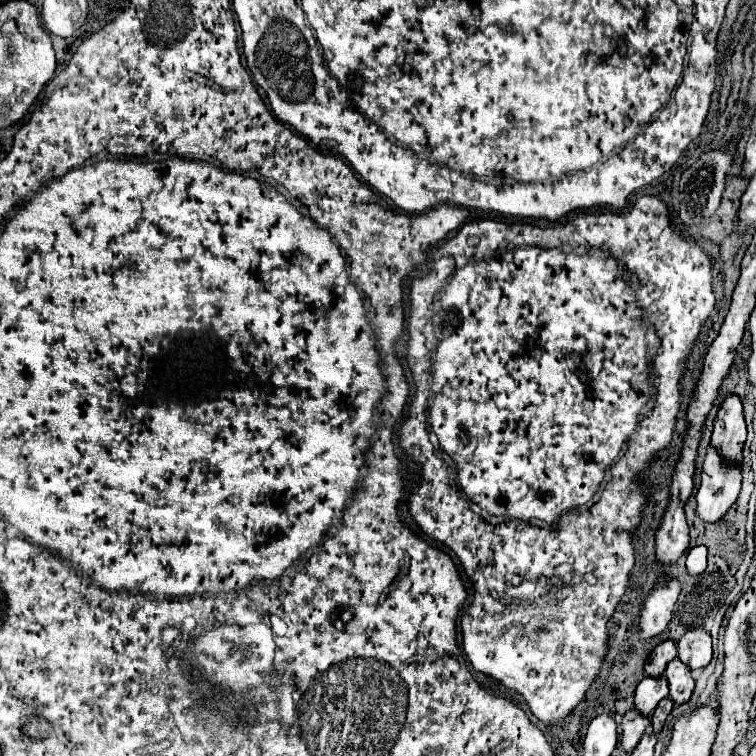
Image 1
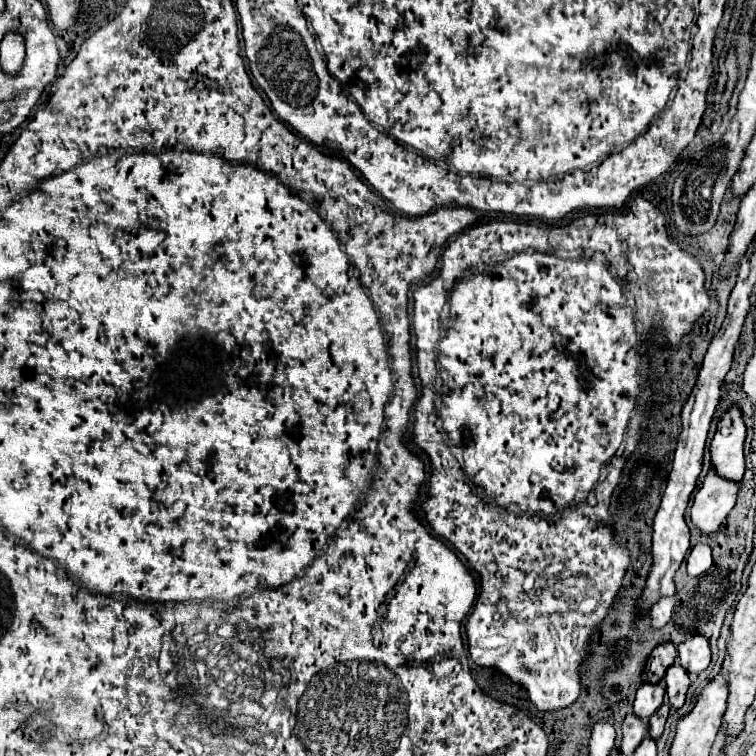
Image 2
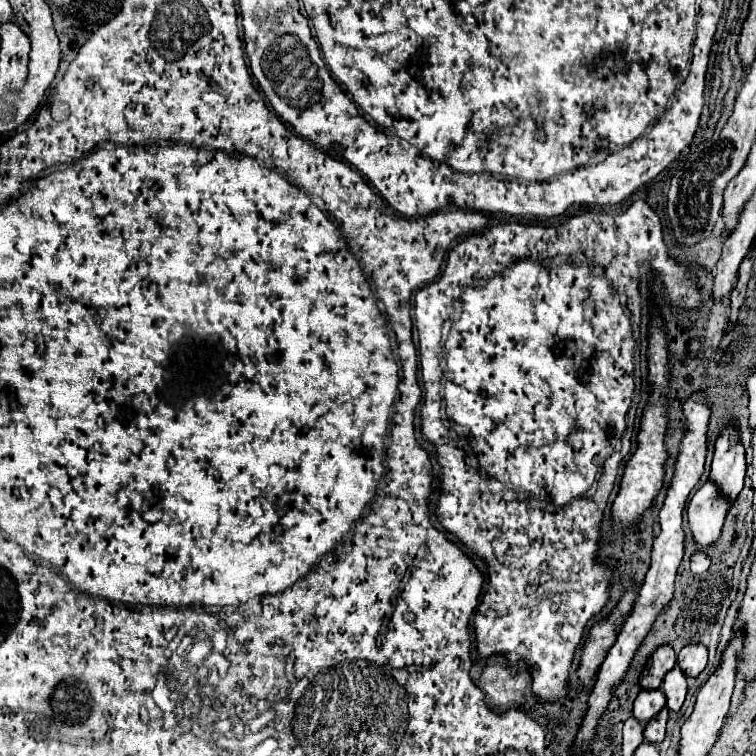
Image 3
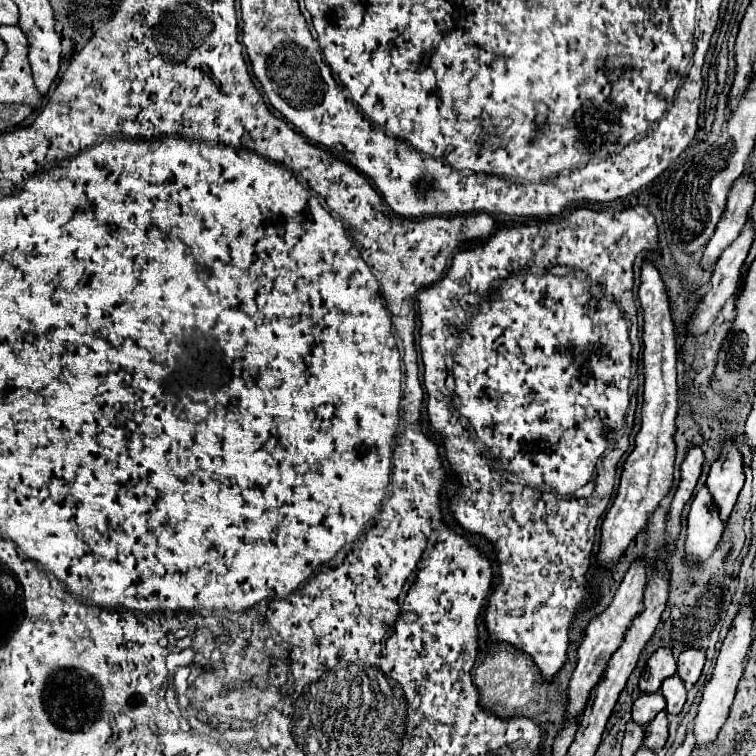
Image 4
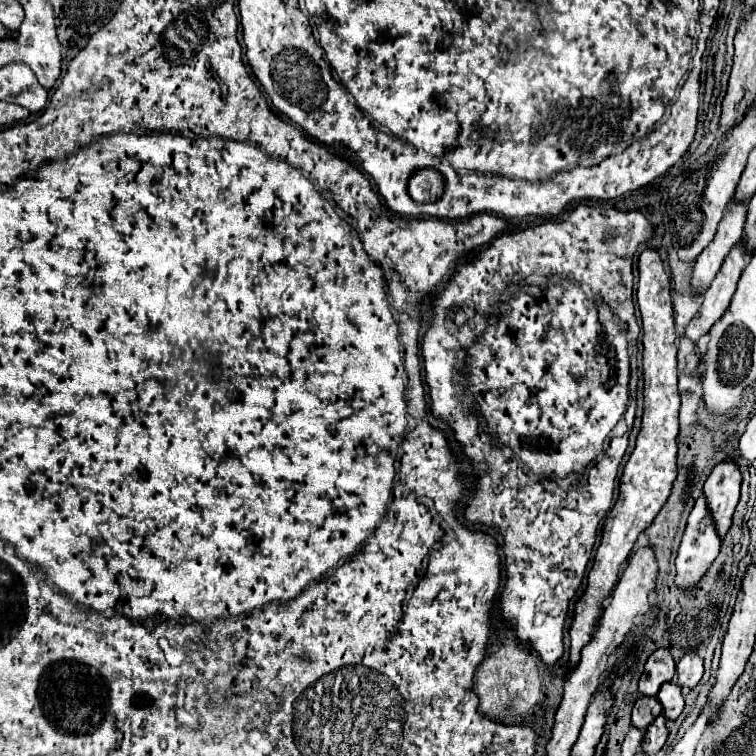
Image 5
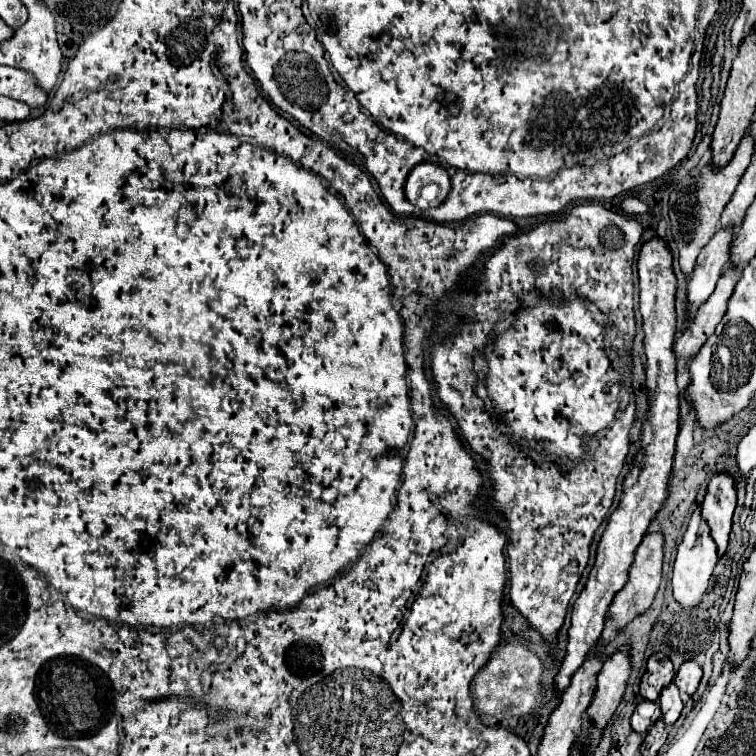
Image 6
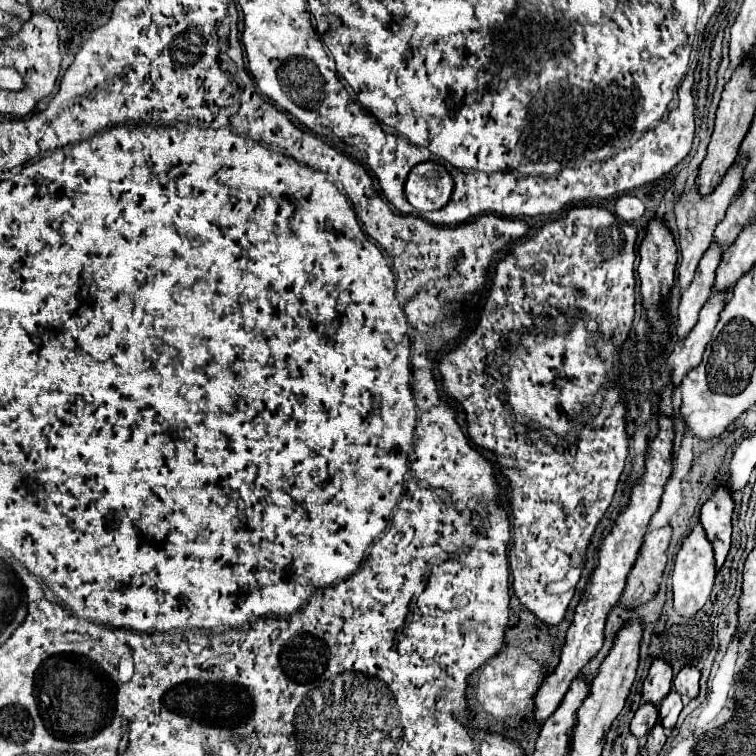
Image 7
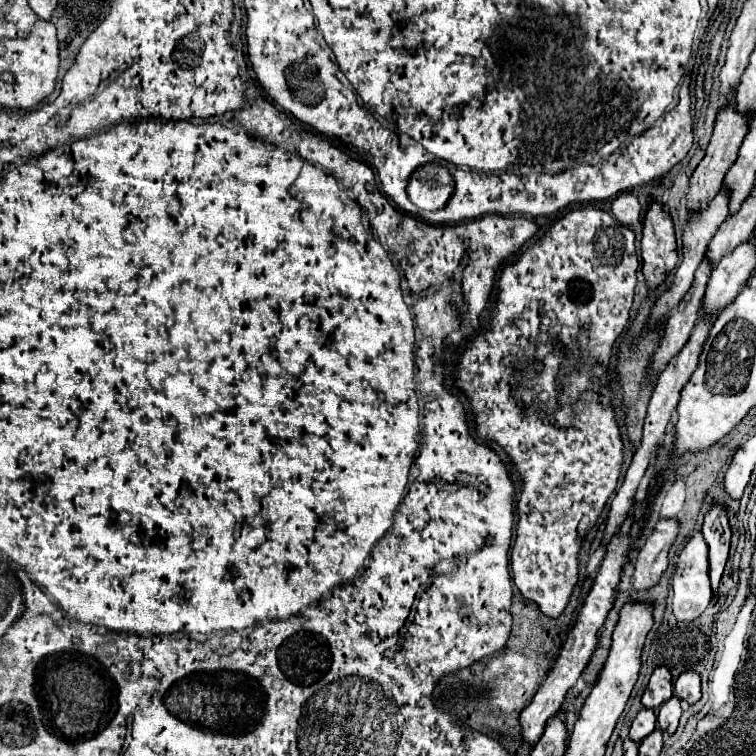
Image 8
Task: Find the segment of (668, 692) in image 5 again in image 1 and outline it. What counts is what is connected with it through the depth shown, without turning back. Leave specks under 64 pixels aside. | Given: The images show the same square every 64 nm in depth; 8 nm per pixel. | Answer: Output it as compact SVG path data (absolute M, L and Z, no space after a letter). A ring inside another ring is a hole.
M678 658L672 660L666 668L666 678L670 684L670 700L674 704L684 704L690 700L692 690L694 690L694 680L690 676L690 668L682 664Z

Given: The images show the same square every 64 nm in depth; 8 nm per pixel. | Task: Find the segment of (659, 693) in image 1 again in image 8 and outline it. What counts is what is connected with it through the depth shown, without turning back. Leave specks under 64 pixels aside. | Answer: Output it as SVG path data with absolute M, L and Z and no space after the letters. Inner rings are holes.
M640 710L636 720L632 722L630 738L636 744L640 744L652 730L656 730L656 714L654 714L654 710Z

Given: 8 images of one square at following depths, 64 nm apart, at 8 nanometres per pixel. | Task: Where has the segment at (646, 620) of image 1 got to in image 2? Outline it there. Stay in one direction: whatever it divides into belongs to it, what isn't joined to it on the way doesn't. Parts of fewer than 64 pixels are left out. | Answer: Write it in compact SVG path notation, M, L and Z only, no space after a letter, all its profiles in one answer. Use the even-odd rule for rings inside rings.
M670 596L670 598L660 598L660 600L652 606L652 610L650 610L650 620L652 620L652 626L654 626L654 628L662 628L662 626L670 620L674 600L676 600L674 596Z

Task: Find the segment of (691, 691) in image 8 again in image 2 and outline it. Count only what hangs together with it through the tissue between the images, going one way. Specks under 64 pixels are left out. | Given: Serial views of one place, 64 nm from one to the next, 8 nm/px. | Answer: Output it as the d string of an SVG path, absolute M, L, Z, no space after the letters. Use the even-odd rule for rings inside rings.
M692 636L678 646L678 662L688 674L700 674L710 664L710 646L704 636Z

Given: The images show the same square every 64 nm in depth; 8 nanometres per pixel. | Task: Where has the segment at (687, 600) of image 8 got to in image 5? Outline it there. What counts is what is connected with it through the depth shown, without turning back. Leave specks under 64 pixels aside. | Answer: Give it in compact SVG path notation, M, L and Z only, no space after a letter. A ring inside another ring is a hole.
M700 496L696 500L690 516L688 516L688 526L684 530L684 536L682 536L682 542L680 542L680 548L678 548L678 556L676 556L676 578L674 578L676 588L682 590L682 592L688 592L694 586L698 586L700 580L710 570L712 562L716 560L718 552L720 552L720 538L716 534L716 528L714 528L712 516L708 512L706 500L704 500L704 496Z

